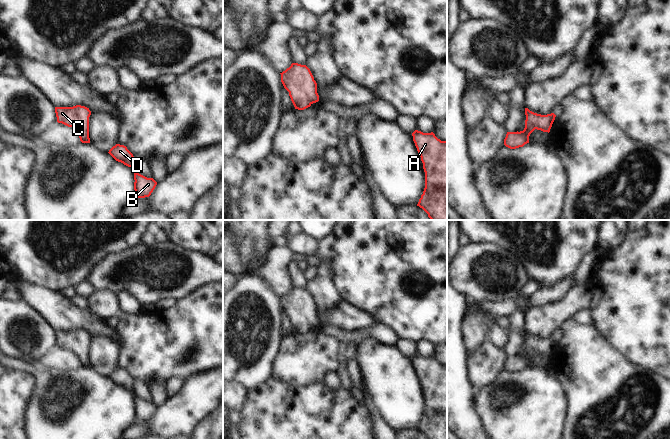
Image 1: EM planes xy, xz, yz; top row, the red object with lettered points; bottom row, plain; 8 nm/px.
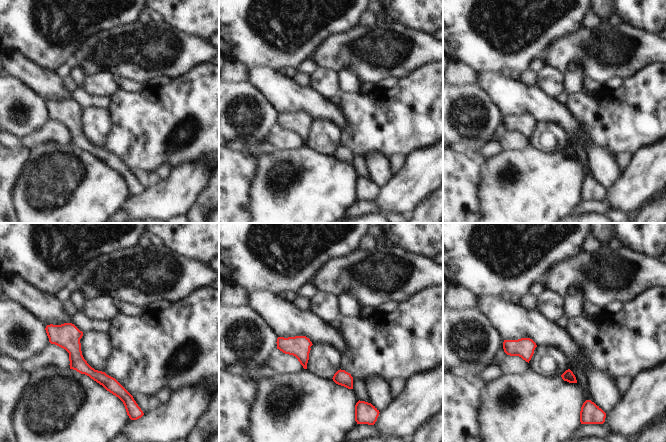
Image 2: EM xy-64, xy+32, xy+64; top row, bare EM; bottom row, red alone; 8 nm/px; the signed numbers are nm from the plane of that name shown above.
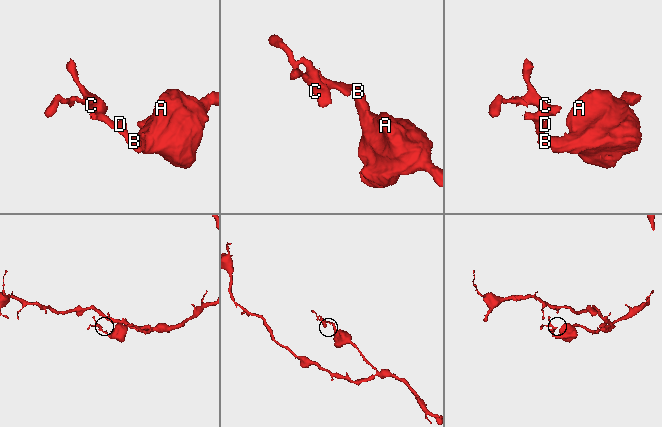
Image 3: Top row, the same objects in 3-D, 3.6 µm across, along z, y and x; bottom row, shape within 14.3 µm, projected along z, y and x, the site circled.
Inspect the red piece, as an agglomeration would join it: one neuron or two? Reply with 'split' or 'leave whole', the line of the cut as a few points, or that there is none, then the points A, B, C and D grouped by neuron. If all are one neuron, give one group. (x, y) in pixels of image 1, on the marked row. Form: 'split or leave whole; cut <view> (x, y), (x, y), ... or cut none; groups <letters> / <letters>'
leave whole; cut none; groups A B C D

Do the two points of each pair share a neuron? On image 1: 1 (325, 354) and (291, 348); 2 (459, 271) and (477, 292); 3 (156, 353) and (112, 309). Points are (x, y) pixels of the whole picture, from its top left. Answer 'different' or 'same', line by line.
1: same
2: same
3: different

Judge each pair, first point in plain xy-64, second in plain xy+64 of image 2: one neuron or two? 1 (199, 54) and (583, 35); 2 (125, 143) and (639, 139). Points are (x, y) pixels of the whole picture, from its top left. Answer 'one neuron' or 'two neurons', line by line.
1: one neuron
2: one neuron

